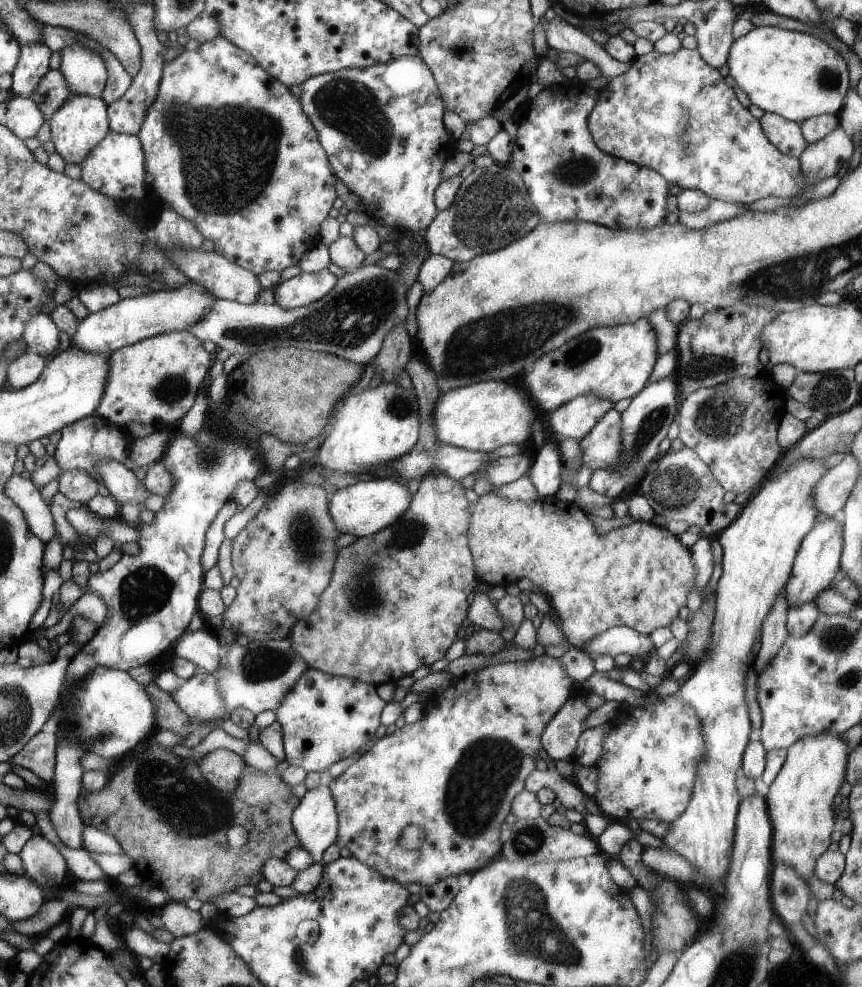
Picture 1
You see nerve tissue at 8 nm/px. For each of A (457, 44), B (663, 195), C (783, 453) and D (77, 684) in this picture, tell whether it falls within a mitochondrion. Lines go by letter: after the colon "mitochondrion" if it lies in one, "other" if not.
A: mitochondrion
B: other
C: other
D: other

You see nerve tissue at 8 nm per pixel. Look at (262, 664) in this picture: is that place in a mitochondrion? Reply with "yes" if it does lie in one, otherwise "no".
yes

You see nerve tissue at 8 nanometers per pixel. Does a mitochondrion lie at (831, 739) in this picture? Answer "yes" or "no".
no

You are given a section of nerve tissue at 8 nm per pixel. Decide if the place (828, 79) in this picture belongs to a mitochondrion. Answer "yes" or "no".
yes

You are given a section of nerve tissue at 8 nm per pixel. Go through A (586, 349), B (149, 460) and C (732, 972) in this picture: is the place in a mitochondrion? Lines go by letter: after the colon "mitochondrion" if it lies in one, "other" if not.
A: mitochondrion
B: other
C: mitochondrion

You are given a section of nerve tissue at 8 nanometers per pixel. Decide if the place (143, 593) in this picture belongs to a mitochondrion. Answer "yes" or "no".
yes

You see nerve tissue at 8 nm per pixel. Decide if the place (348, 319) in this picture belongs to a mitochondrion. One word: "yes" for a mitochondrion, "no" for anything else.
yes

